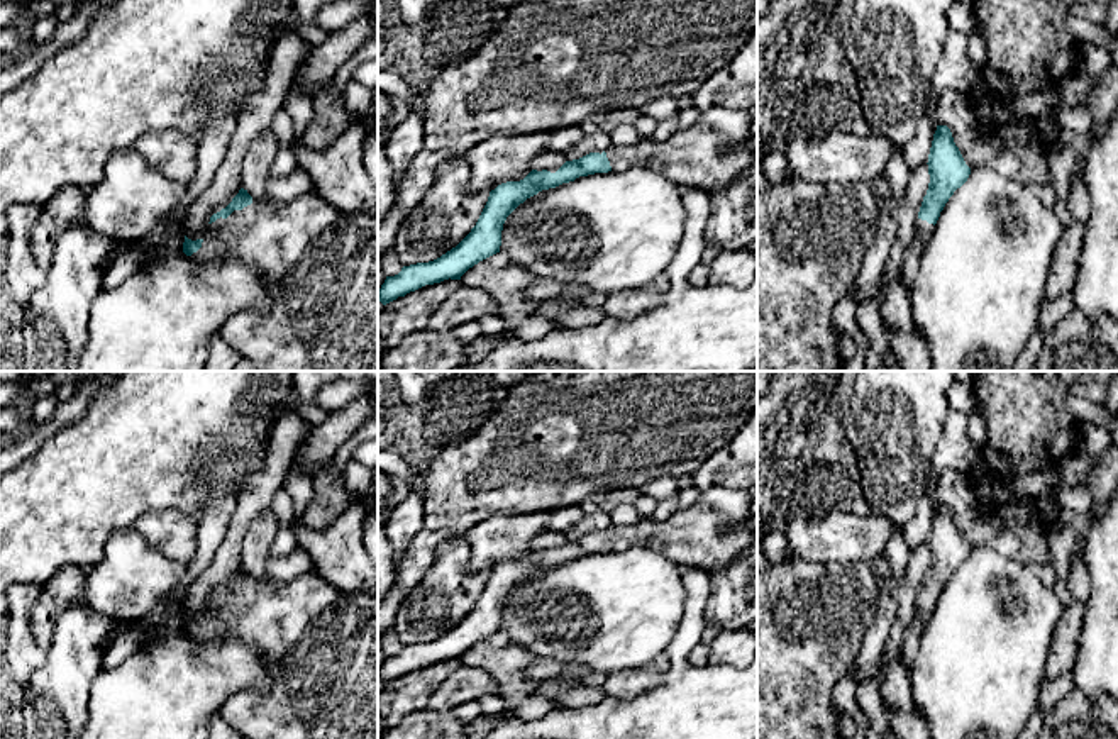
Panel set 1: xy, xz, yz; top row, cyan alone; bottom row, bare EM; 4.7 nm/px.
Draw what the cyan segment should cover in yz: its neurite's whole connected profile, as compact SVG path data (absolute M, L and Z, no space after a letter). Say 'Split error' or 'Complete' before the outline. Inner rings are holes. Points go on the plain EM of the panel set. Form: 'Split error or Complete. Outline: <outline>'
Split error. Outline: M937 505L927 544L928 570L918 592L915 615L905 629L899 649L899 661L908 668L916 656L922 632L933 614L940 592L971 554L971 547L966 544L947 505Z

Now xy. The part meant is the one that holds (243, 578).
Split error. Outline: M241 568L232 581L220 592L210 597L210 614L203 619L191 620L185 615L183 632L195 637L203 646L215 647L227 636L237 636L244 642L251 644L263 659L268 670L271 686L266 692L241 690L232 693L220 708L220 717L229 724L241 737L246 739L378 739L378 597L361 592L342 590L315 570L302 575L288 583L266 581L263 578L252 578L247 570Z

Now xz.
Split error. Outline: M715 483L693 505L678 508L664 522L642 517L637 524L612 525L566 541L556 553L532 549L520 561L501 563L490 571L476 605L456 627L434 641L403 646L398 654L386 656L378 680L386 685L425 664L461 659L469 647L500 632L503 603L520 583L579 556L649 546L681 568L700 568L711 575L757 541L757 532L742 525L754 517L752 500L750 488L733 490Z

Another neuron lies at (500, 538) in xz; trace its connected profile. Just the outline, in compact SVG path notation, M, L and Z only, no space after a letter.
M551 510L532 514L493 514L464 536L471 547L471 570L490 573L506 561L520 561L532 551L532 541L547 531Z

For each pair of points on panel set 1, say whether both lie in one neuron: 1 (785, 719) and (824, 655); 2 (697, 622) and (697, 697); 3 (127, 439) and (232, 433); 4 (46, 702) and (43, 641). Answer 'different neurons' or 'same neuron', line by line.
1: same neuron
2: same neuron
3: same neuron
4: different neurons

